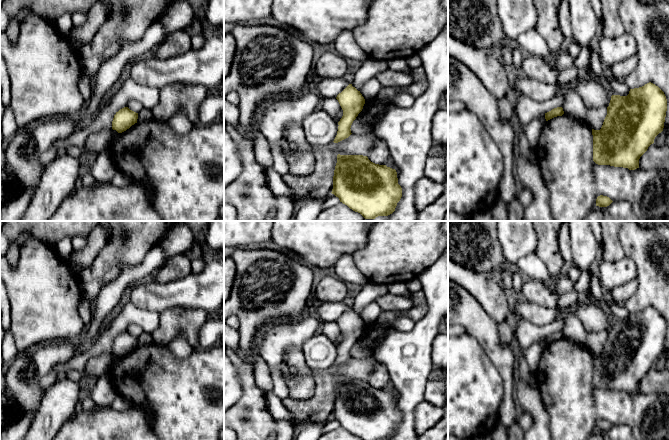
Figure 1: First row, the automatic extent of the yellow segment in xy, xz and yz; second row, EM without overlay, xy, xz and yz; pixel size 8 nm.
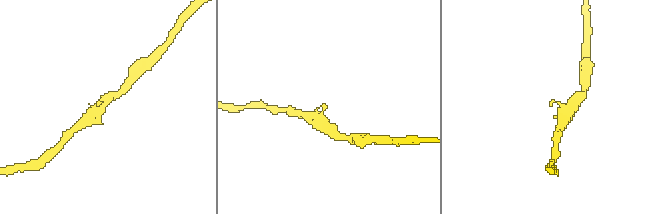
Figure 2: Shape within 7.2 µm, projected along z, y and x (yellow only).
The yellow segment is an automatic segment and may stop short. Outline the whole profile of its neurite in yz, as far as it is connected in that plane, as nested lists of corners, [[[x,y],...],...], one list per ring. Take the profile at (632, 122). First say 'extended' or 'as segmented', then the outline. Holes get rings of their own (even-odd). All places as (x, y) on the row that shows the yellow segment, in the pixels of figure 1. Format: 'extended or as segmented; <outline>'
as segmented; [[[651,82],[630,89],[627,96],[612,95],[601,129],[592,129],[593,161],[598,165],[629,170],[639,168],[640,157],[654,143],[655,137],[663,131],[666,111],[667,99],[664,92]]]

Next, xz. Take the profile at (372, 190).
as segmented; [[[338,154],[331,193],[365,219],[375,219],[378,216],[388,216],[395,211],[402,197],[402,188],[398,184],[395,169],[375,164],[367,156]]]

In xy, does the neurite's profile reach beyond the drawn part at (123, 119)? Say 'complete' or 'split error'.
complete

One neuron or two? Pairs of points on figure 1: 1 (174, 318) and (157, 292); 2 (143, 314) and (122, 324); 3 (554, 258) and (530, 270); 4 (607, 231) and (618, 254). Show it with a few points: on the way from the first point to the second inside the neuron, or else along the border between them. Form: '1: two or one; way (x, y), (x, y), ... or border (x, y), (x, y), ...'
1: two; border (178, 306), (168, 308), (160, 314)
2: one; way (138, 315), (131, 315), (127, 319)
3: two; border (535, 252), (544, 263), (551, 277)
4: one; way (610, 237), (612, 248)

